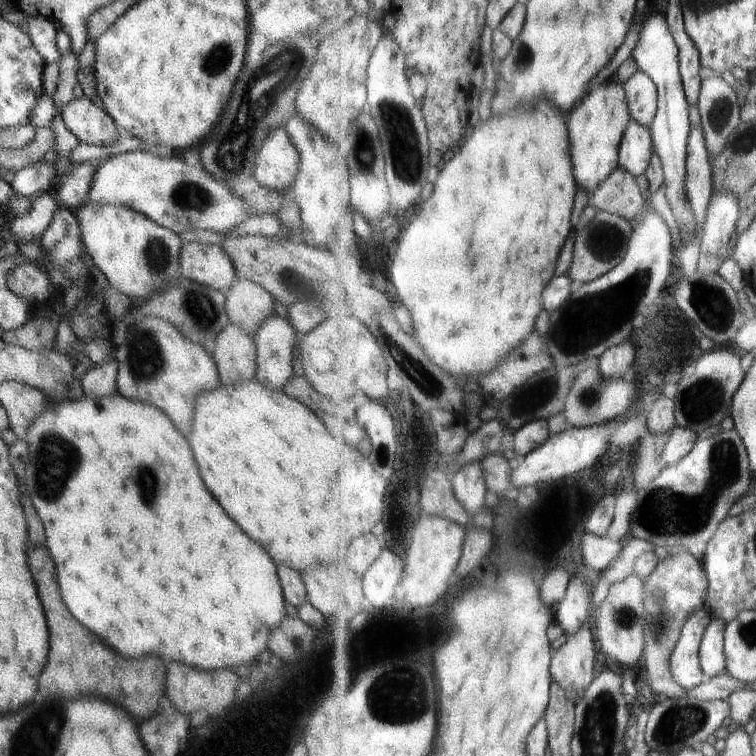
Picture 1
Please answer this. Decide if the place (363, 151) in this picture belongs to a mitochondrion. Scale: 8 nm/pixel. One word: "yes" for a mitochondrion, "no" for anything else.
yes

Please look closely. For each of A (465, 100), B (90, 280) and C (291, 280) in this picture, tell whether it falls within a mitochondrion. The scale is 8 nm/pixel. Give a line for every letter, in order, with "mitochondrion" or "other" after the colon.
A: other
B: other
C: mitochondrion

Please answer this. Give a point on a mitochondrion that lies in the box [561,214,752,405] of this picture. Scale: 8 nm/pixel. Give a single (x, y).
(715, 311)

